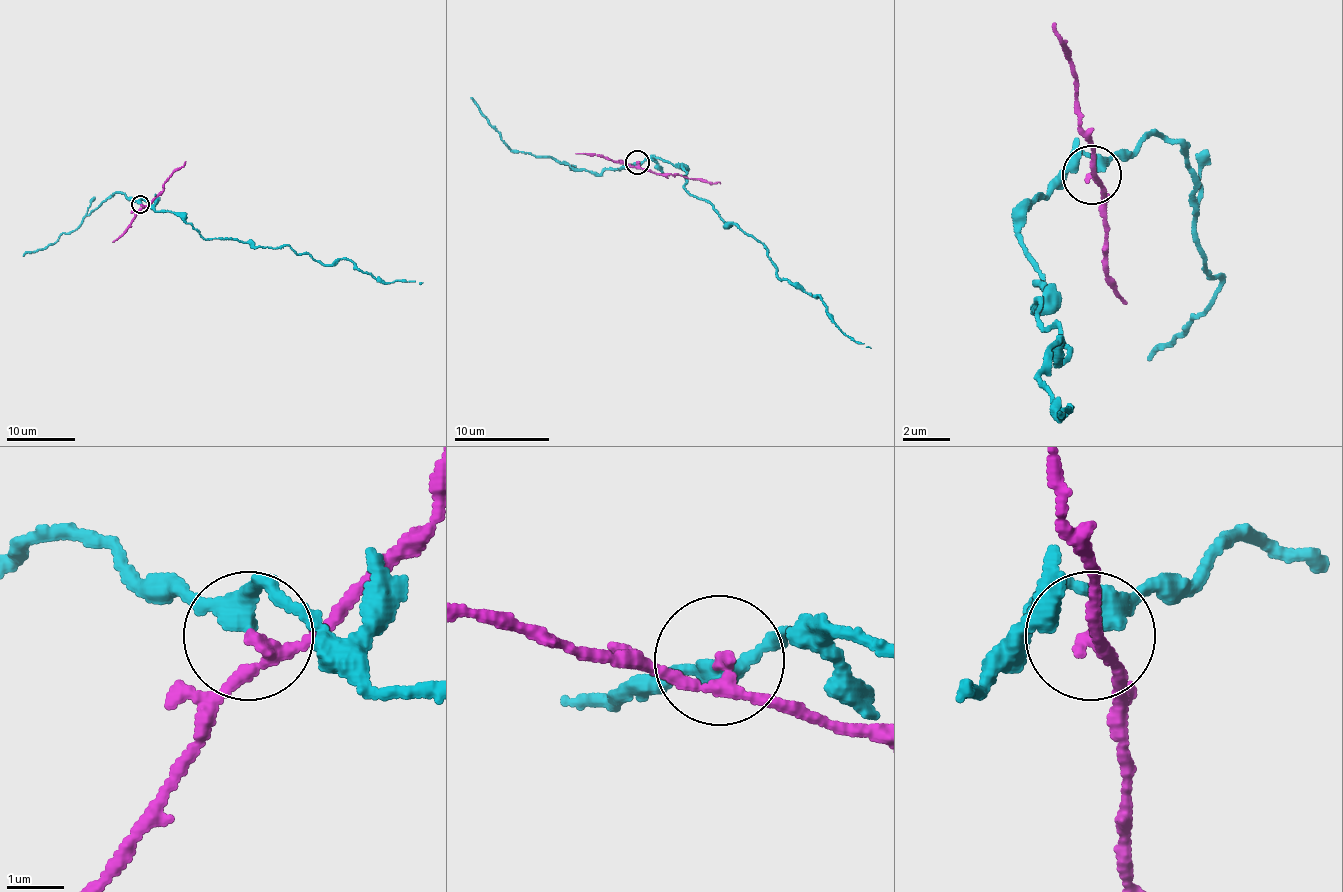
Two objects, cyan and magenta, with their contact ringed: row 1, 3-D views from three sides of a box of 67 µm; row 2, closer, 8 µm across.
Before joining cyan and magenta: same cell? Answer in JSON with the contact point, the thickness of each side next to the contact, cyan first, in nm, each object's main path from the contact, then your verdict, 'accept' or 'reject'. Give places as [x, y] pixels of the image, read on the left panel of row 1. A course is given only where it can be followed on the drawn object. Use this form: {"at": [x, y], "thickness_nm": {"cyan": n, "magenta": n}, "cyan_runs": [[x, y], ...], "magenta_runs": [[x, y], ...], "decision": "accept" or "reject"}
{"at": [140, 204], "thickness_nm": {"cyan": 320, "magenta": 180}, "cyan_runs": [[141, 204], [174, 212], [205, 238], [286, 245], [321, 264], [346, 259], [388, 283], [422, 283]], "magenta_runs": [[141, 204], [147, 206], [163, 190], [163, 183], [185, 161]], "decision": "reject"}

